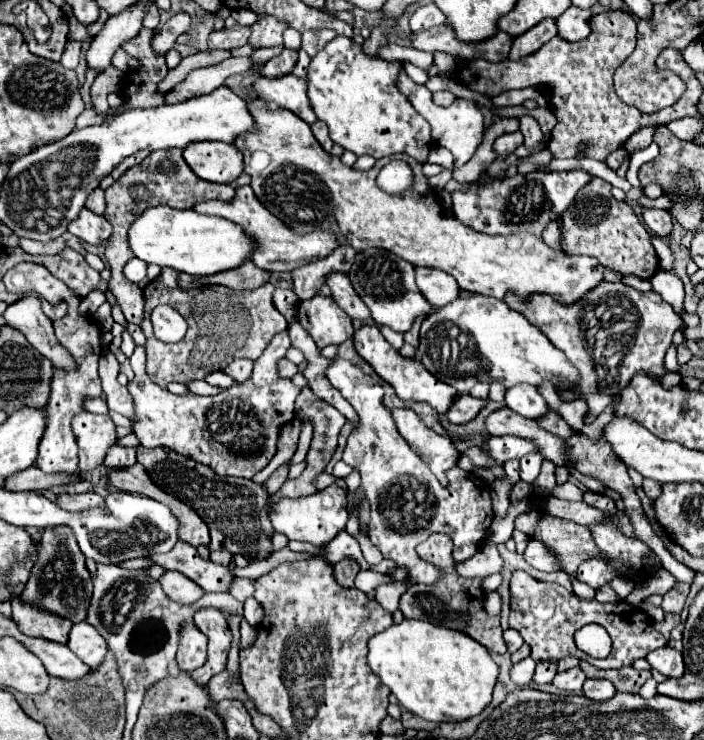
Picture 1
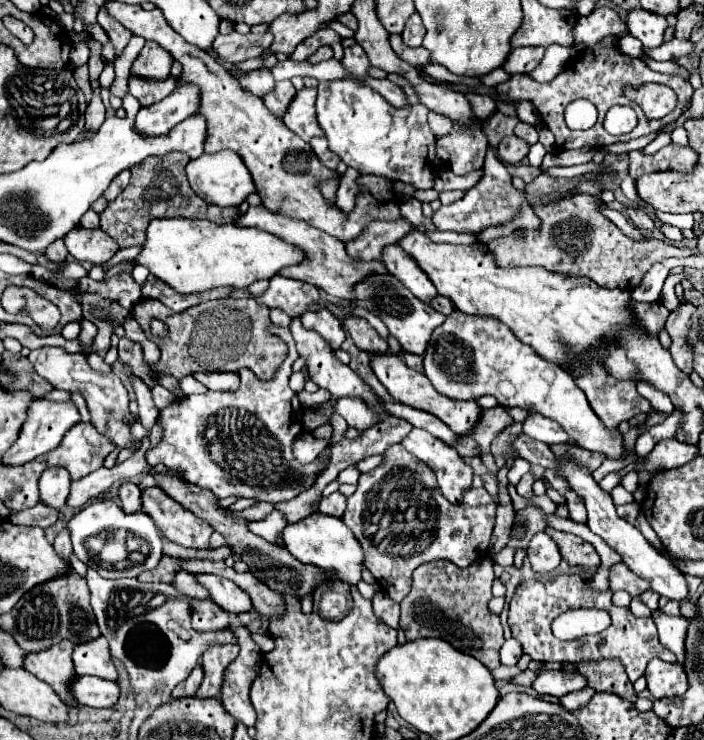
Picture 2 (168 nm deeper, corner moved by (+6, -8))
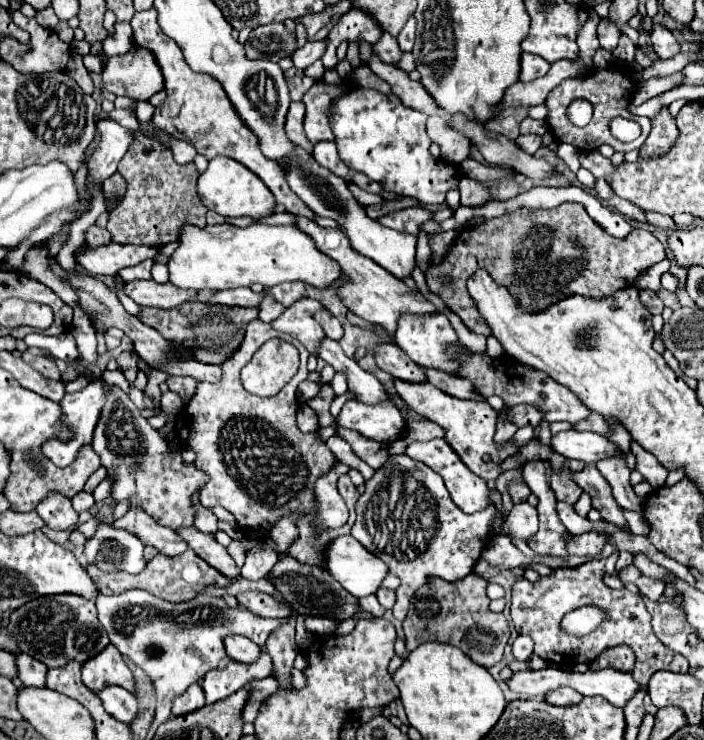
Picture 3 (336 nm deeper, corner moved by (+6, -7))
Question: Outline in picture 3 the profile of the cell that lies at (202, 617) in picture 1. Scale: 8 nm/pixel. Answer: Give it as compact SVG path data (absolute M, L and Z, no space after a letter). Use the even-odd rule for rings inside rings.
M267 652L261 653L254 666L230 660L224 668L208 672L208 676L204 678L202 690L206 694L206 704L214 704L218 700L224 700L230 694L234 694L236 690L244 688L248 682L270 676L272 669L272 658Z

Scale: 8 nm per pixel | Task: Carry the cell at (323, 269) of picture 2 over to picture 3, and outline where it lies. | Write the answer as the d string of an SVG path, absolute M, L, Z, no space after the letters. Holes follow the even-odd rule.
M298 218L296 226L316 242L316 248L320 252L334 258L340 264L342 274L348 280L338 288L338 292L342 296L342 302L348 306L348 310L352 310L356 316L368 320L370 324L380 326L390 338L394 338L400 314L420 314L420 316L424 316L424 314L436 314L438 312L438 308L432 302L428 302L416 288L408 288L402 280L392 276L388 270L380 268L370 258L354 252L350 248L348 238L344 236L344 232L340 228L320 228L316 222L312 222L308 218Z

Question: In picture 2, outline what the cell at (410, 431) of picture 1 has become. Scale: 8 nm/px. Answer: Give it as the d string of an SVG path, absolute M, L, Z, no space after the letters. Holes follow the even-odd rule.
M416 427L408 433L402 445L420 461L428 463L428 467L436 473L440 493L448 501L460 503L462 491L472 485L472 469L464 463L458 451Z

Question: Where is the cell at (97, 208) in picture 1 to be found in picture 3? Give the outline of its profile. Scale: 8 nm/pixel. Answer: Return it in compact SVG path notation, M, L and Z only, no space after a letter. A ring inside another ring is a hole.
M90 226L90 228L86 230L86 244L88 244L88 246L104 246L104 244L108 244L108 242L112 242L108 230L98 228L98 226Z

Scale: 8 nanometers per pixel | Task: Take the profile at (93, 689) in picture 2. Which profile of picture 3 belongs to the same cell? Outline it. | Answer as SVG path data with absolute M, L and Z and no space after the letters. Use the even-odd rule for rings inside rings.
M108 686L102 692L98 692L104 708L118 718L120 722L134 722L134 718L138 716L138 702L136 698L132 698L132 694L120 686Z

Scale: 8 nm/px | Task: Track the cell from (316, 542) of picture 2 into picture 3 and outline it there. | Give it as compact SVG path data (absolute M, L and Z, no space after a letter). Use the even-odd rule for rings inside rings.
M350 534L330 544L326 570L356 598L374 594L388 574L388 566Z

